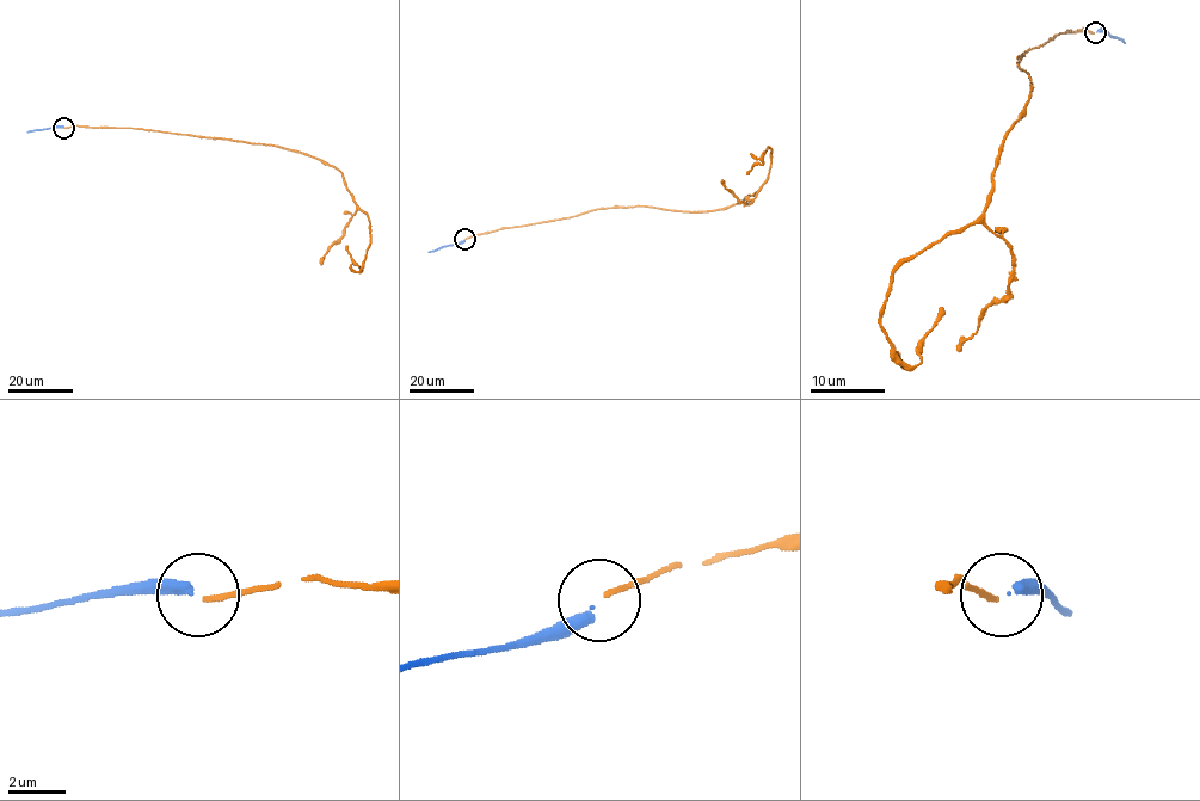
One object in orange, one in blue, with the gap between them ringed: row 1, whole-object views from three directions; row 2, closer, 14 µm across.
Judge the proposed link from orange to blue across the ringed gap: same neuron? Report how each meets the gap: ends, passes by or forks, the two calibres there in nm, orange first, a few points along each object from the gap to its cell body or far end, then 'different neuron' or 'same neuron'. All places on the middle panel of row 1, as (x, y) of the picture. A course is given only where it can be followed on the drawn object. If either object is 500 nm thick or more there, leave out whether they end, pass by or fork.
orange ends | blue ends | 170/300 nm | orange via (466, 239), (597, 209), (725, 209), (762, 185), (771, 160), (768, 147), (762, 165), (755, 164), (746, 174) | blue via (465, 240), (429, 252) | different neuron

